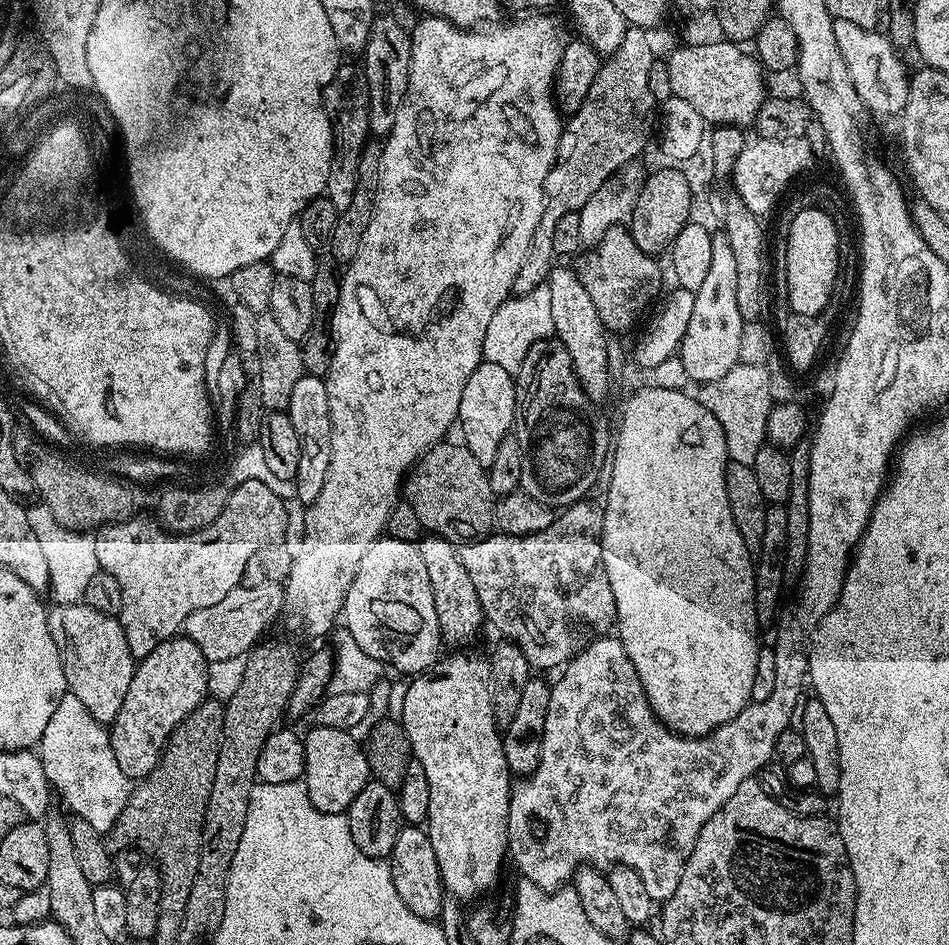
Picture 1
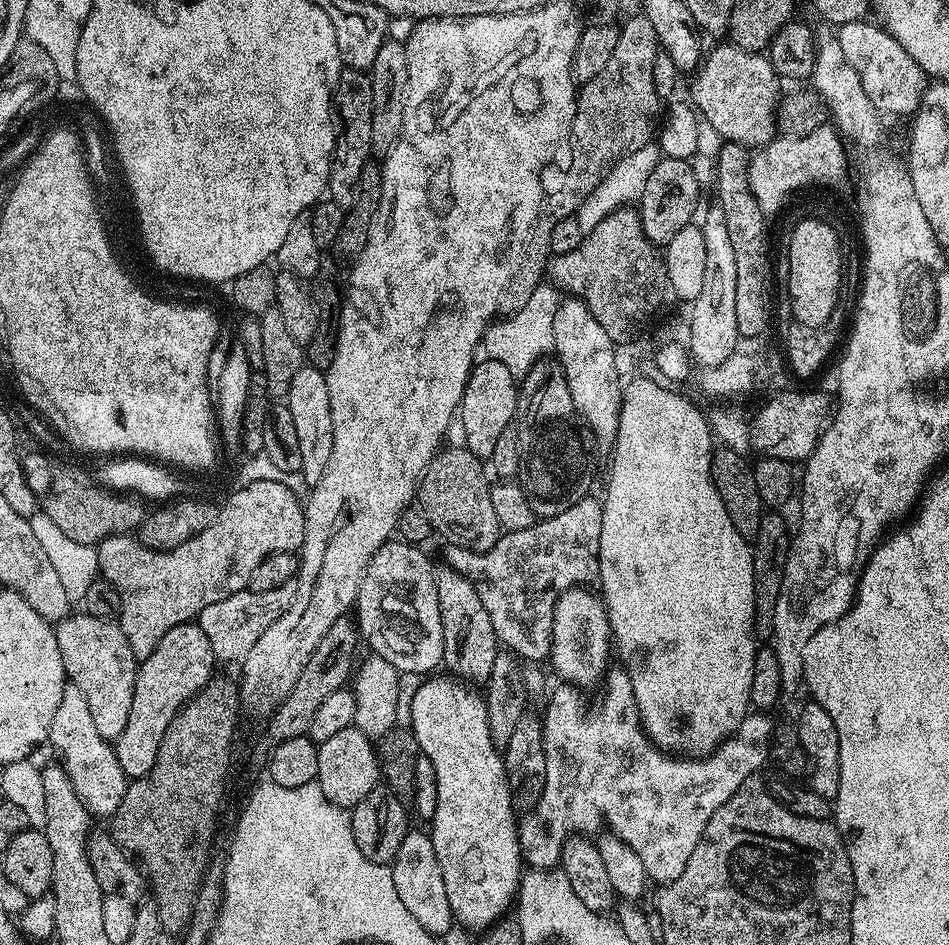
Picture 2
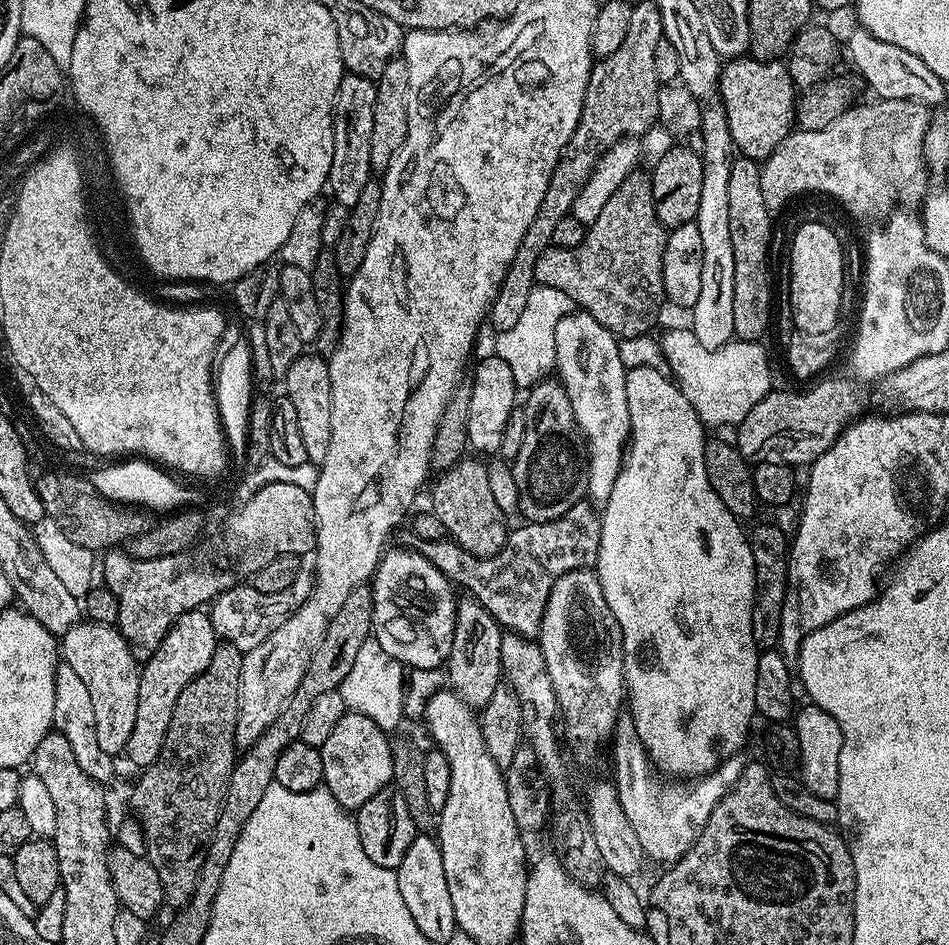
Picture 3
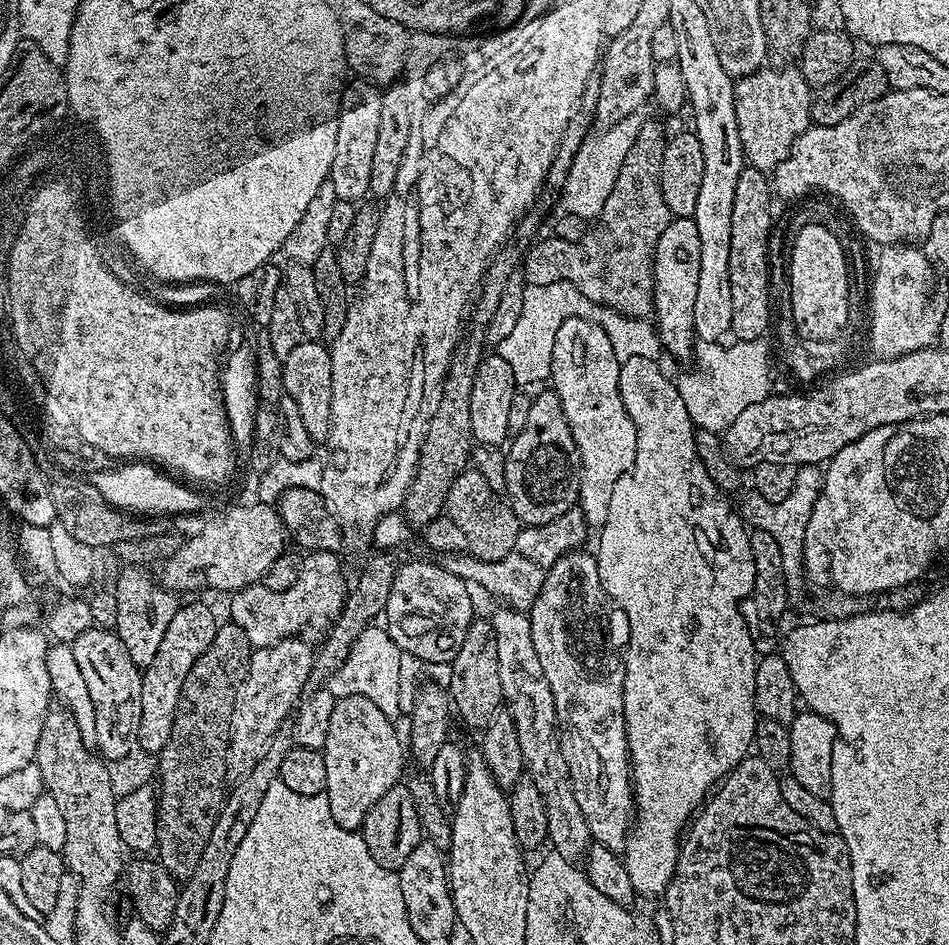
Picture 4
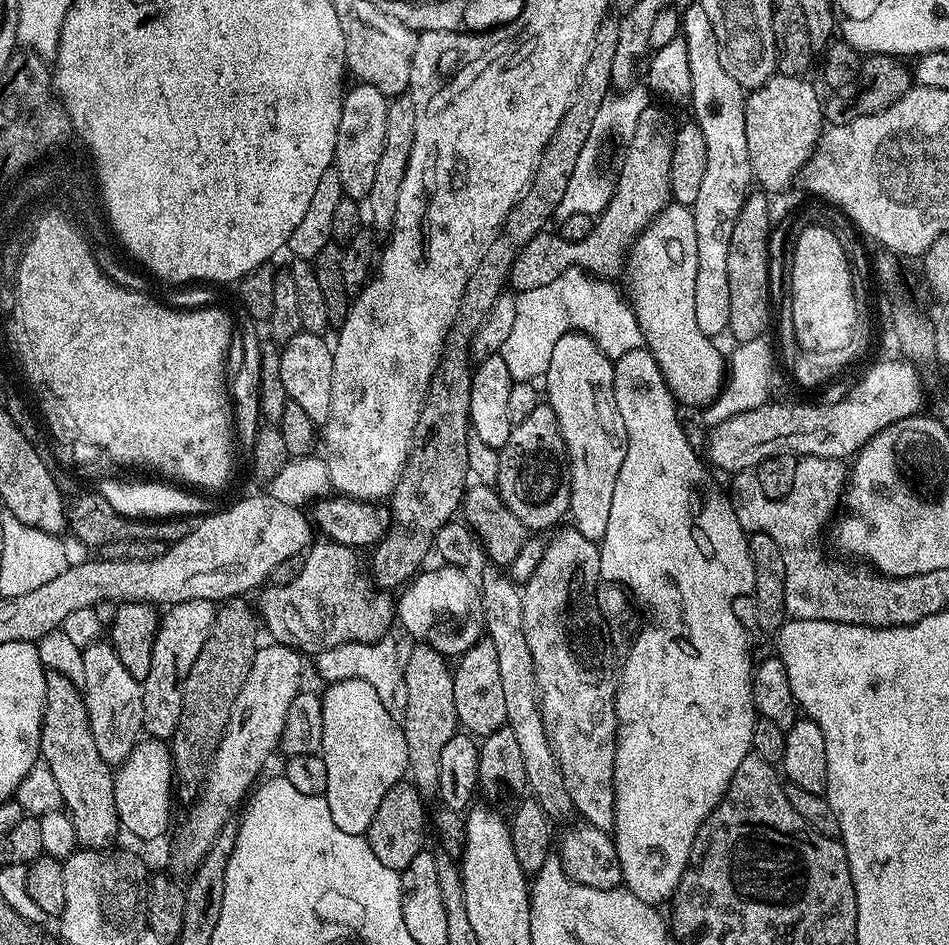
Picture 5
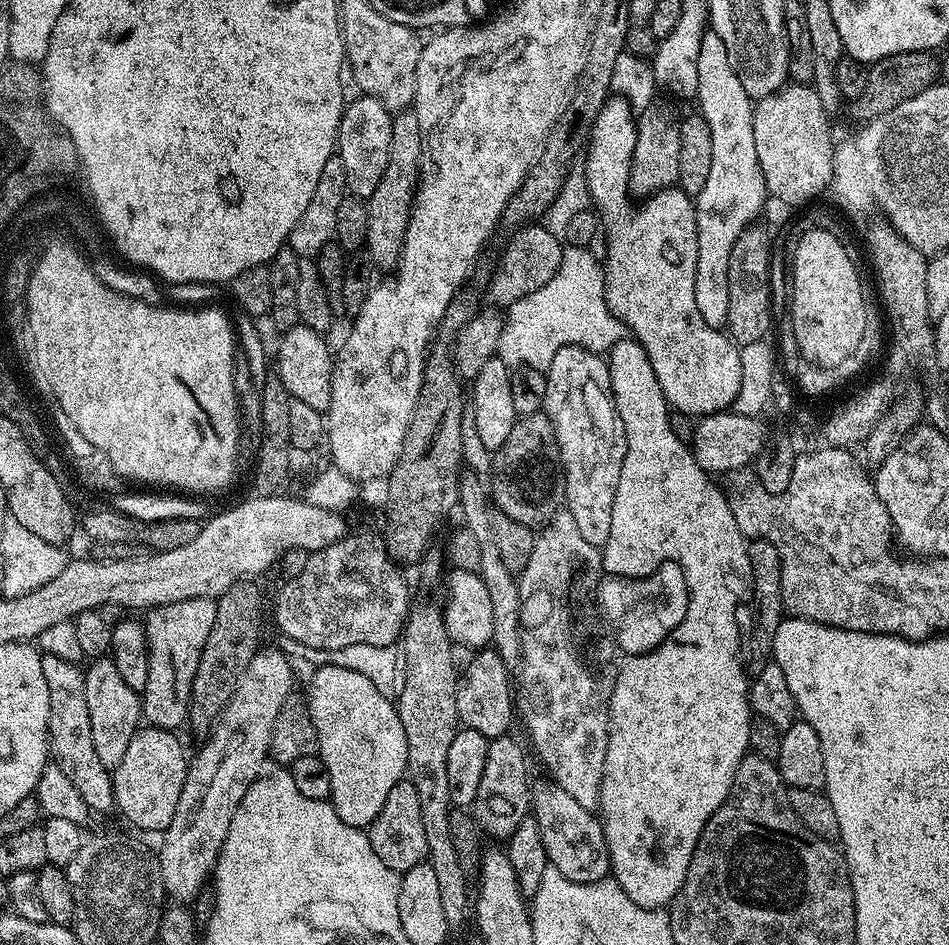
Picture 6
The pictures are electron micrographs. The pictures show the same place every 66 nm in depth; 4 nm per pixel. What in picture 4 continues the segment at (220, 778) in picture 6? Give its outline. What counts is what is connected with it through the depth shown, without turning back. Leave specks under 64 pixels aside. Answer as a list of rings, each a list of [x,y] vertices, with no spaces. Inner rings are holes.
[[[304,638],[279,640],[268,648],[257,648],[253,651],[248,672],[238,686],[238,694],[234,698],[228,747],[229,777],[239,778],[247,774],[256,765],[258,758],[262,758],[277,730],[285,727],[286,721],[293,715],[302,699],[304,683],[312,680],[313,659],[313,645],[308,645]]]

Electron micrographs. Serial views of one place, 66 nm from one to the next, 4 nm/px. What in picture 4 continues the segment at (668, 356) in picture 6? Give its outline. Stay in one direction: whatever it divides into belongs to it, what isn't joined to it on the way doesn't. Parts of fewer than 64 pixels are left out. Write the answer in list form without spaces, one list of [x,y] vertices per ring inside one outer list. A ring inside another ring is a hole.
[[[673,218],[668,221],[666,230],[656,247],[656,256],[652,259],[654,270],[654,327],[660,333],[660,342],[665,353],[672,356],[693,355],[696,340],[694,330],[694,298],[698,295],[698,266],[702,266],[702,242],[698,239],[698,226],[691,218]]]

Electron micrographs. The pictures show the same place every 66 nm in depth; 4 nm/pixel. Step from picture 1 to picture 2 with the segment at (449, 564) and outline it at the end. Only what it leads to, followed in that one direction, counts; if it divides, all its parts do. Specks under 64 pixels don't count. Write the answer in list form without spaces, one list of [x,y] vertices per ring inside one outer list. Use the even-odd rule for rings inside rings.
[[[443,562],[435,565],[434,582],[440,599],[444,631],[443,667],[457,678],[467,678],[472,682],[487,681],[494,666],[498,641],[494,626],[490,622],[490,614],[486,614],[486,606],[482,606],[482,598],[478,598],[478,590],[474,590],[471,582],[462,574],[458,574],[458,570]]]

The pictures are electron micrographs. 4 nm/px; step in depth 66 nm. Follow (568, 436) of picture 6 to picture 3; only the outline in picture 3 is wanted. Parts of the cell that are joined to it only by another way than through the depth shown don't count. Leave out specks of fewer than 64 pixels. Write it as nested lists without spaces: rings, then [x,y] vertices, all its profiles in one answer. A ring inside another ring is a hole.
[[[573,310],[558,322],[554,330],[558,379],[564,385],[574,410],[576,424],[584,435],[588,449],[587,499],[603,506],[614,491],[614,482],[624,465],[626,449],[630,443],[630,406],[626,406],[626,374],[620,357],[620,345],[602,322],[588,312]]]

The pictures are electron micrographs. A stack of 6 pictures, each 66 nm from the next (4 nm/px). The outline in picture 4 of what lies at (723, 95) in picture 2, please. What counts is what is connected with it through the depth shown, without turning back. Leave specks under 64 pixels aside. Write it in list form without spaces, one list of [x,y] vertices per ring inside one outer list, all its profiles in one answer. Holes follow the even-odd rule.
[[[765,66],[759,72],[739,77],[735,85],[734,114],[745,161],[753,168],[771,174],[788,157],[792,143],[810,127],[814,89],[796,66]]]

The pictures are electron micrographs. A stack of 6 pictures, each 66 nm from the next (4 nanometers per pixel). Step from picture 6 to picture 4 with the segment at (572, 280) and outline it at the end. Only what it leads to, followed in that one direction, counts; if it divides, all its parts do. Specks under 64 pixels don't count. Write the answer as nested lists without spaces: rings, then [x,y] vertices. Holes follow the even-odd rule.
[[[558,282],[550,286],[528,284],[522,298],[522,318],[518,318],[513,332],[498,346],[498,354],[502,358],[506,358],[506,363],[510,365],[510,371],[514,374],[514,382],[518,386],[540,384],[543,380],[545,383],[551,377],[554,338],[557,336],[562,322],[566,322],[570,318],[586,318],[590,322],[602,326],[602,330],[606,330],[606,334],[610,338],[610,346],[614,346],[614,358],[618,358],[621,362],[630,358],[650,358],[655,361],[661,359],[660,333],[651,323],[623,316],[622,313],[615,312],[612,308],[596,304],[568,282]]]

